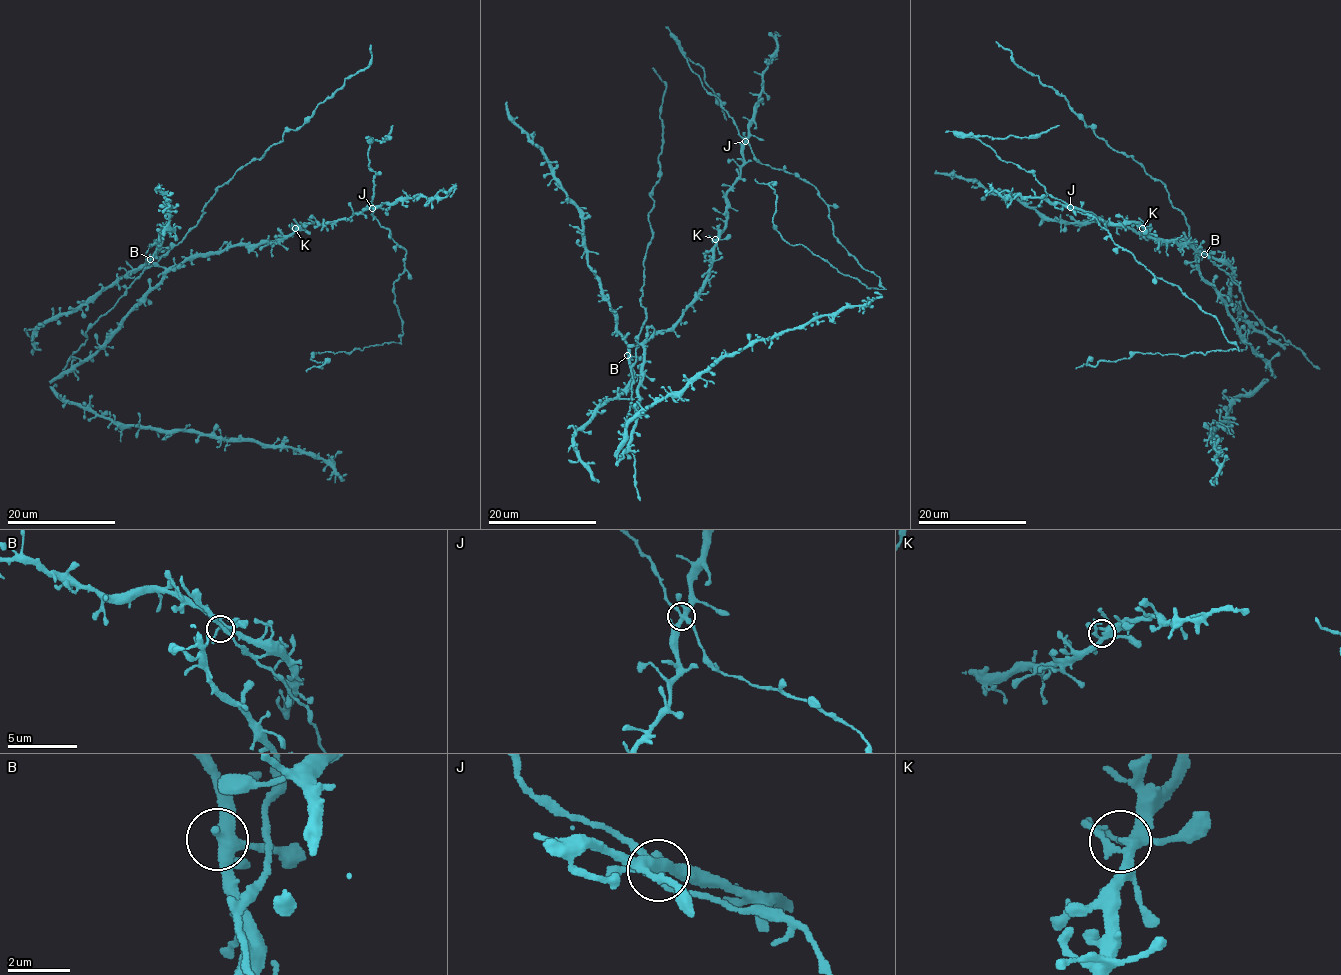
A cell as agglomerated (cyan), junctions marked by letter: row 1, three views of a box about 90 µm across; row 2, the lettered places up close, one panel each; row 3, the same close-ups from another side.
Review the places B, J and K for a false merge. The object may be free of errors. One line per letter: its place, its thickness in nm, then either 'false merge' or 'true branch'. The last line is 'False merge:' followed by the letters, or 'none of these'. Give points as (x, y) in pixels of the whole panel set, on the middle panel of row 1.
B: (627, 355) | 360 nm | true branch
J: (745, 141) | 360 nm | false merge
K: (715, 239) | 300 nm | true branch
False merge: J

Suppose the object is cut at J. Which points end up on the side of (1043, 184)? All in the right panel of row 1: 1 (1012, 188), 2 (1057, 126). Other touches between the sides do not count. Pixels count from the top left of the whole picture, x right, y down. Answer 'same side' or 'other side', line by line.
1: other side
2: same side

